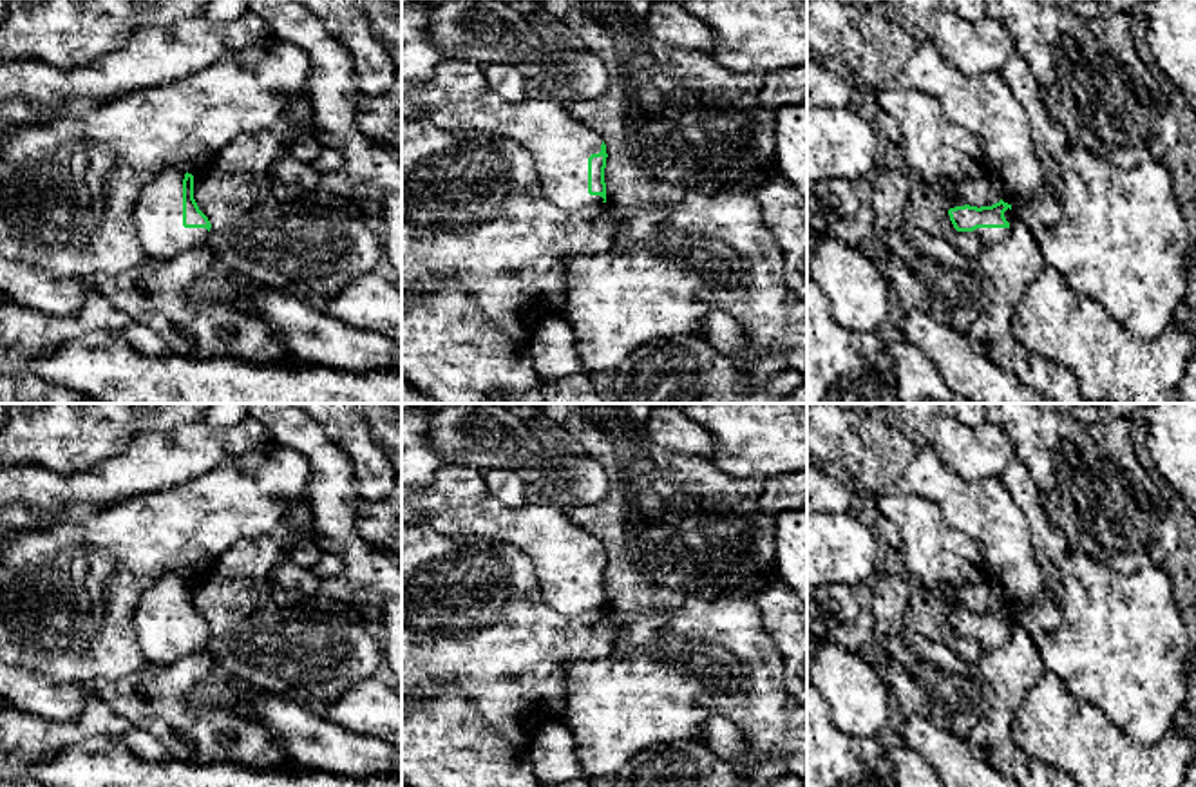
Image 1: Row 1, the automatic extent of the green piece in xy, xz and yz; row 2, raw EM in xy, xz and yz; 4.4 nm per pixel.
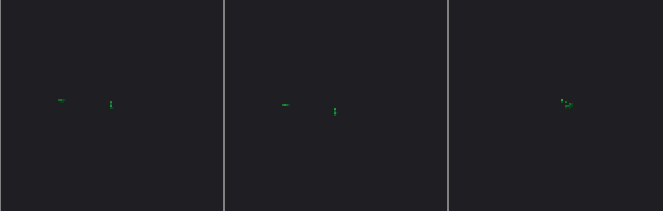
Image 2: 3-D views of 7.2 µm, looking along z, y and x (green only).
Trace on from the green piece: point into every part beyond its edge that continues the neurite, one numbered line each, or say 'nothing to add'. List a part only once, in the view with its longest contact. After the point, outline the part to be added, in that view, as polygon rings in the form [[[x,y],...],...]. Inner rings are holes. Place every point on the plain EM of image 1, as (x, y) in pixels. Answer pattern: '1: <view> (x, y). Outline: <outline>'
1: xy (158, 623). Outline: [[[168,574],[141,595],[134,613],[134,635],[150,664],[168,666],[208,644],[206,633],[183,631],[183,584]]]

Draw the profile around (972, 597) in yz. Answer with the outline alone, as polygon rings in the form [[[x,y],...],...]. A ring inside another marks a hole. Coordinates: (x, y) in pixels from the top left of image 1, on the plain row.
[[[988,577],[981,584],[963,586],[959,590],[959,602],[964,610],[970,612],[992,612],[1001,604],[1011,610],[1006,592],[1001,588],[999,581]]]

